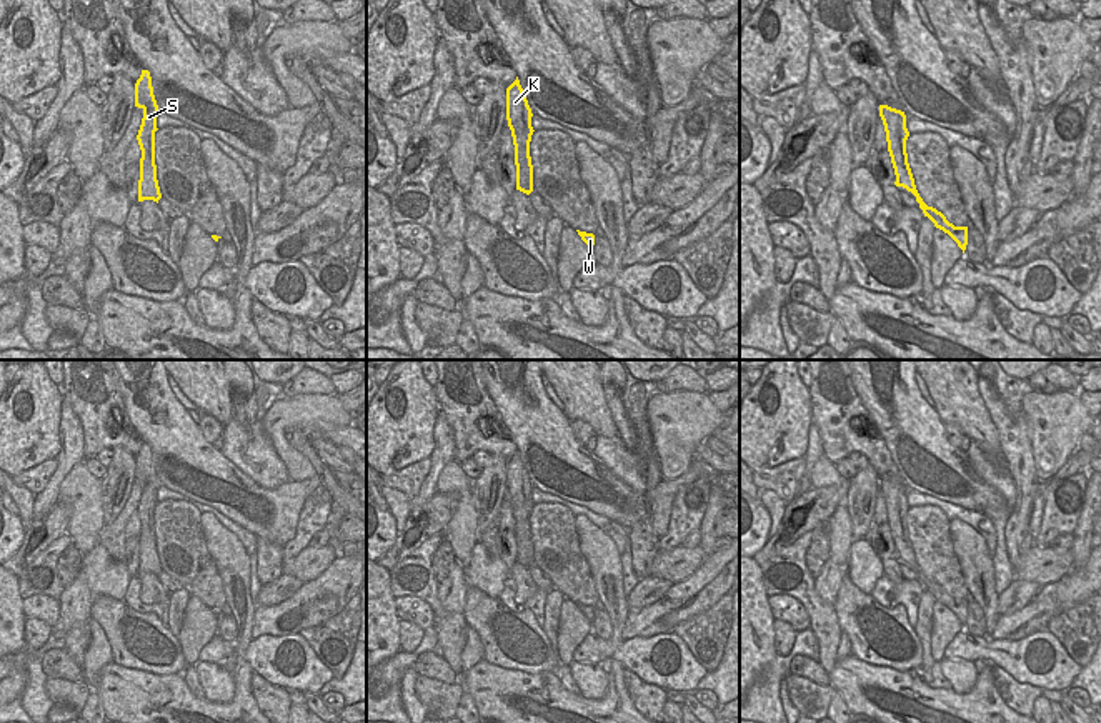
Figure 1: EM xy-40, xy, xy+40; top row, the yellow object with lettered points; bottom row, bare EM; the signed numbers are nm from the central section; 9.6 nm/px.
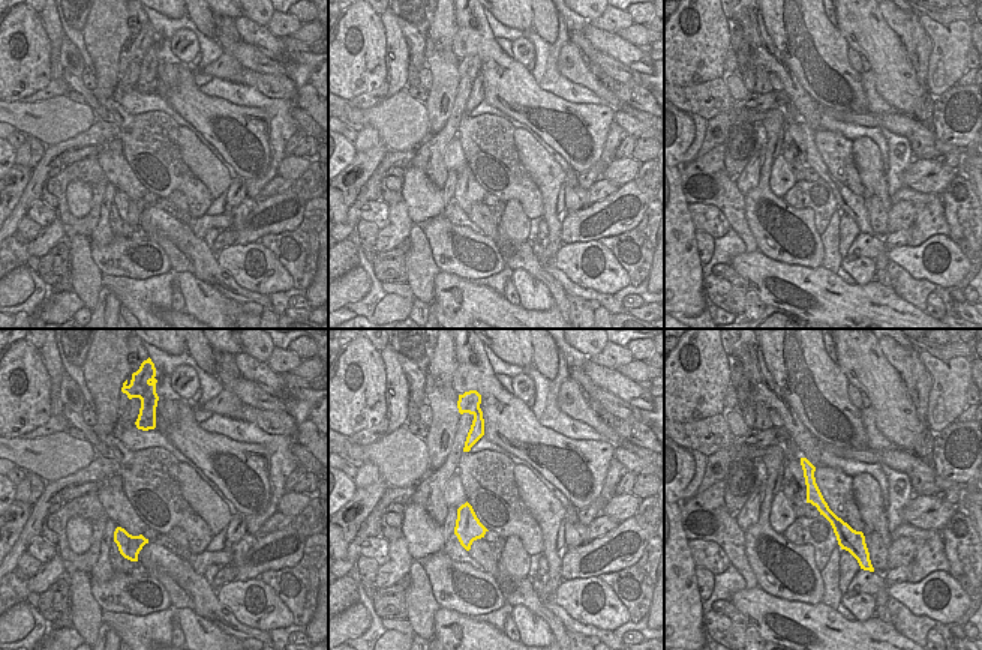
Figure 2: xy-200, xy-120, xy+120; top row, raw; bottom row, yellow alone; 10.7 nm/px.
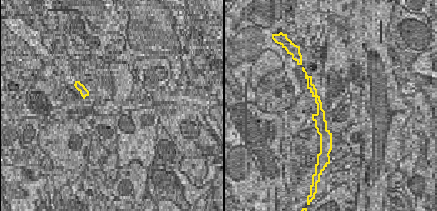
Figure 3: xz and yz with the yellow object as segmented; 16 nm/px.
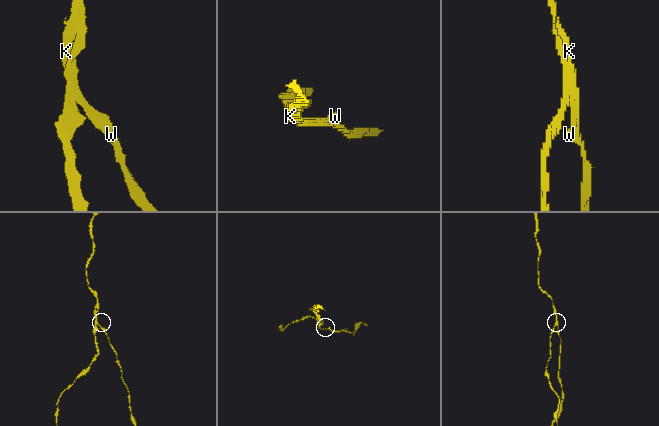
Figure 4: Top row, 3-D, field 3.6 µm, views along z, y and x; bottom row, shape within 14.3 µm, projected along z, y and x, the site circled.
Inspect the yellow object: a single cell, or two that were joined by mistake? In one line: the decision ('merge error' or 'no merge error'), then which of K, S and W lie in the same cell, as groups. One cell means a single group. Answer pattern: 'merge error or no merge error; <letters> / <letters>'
merge error; K W / S

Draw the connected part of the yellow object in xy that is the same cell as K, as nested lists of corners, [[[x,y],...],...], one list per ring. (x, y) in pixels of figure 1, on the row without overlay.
[[[516,450],[516,453],[506,461],[506,493],[515,510],[518,508],[525,510],[526,551],[530,558],[533,558],[533,538],[531,538],[531,530],[530,530],[530,515],[535,505],[531,500],[531,490],[533,490],[531,481],[528,478],[526,468]]]

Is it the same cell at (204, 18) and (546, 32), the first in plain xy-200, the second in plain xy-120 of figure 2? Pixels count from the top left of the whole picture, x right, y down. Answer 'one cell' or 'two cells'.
one cell

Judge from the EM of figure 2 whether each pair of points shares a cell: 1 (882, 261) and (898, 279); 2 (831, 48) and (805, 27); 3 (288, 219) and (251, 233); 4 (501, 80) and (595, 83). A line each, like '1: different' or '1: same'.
1: different
2: same
3: same
4: different

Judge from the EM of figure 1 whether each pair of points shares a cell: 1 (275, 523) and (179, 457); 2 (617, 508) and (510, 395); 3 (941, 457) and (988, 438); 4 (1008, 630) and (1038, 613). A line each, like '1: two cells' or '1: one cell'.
1: one cell
2: one cell
3: two cells
4: one cell

